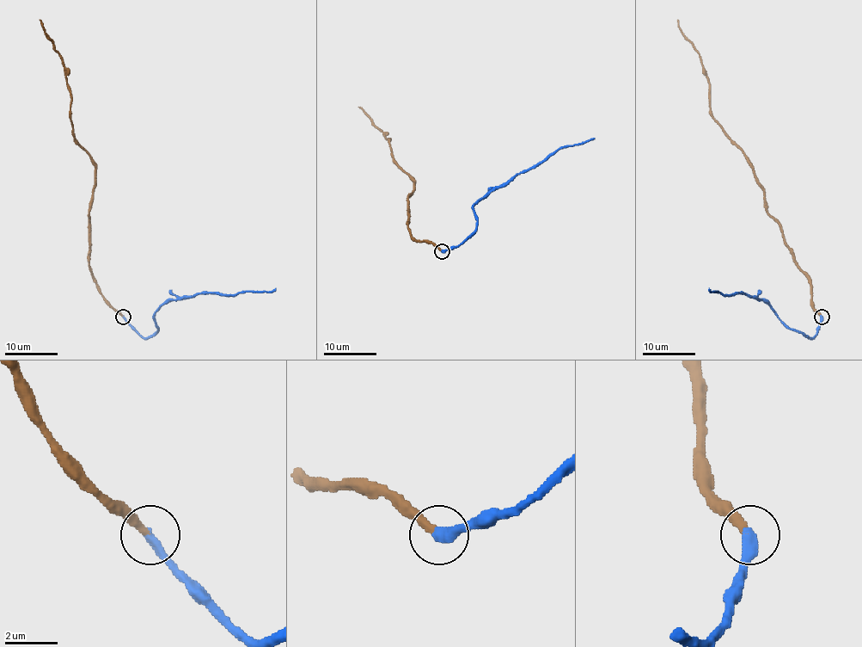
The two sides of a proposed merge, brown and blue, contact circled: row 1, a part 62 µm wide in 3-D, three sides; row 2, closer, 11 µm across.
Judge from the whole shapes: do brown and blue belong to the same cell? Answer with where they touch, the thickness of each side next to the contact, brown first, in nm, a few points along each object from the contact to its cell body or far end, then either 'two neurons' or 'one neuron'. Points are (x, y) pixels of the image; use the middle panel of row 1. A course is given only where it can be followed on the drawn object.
(442, 251) | 280/440 nm | brown via (442, 250), (431, 243), (419, 242), (408, 230), (408, 198), (414, 183), (394, 159), (390, 139), (358, 106) | blue via (442, 250), (456, 248), (474, 230), (473, 206), (483, 198), (559, 150), (594, 138) | one neuron

